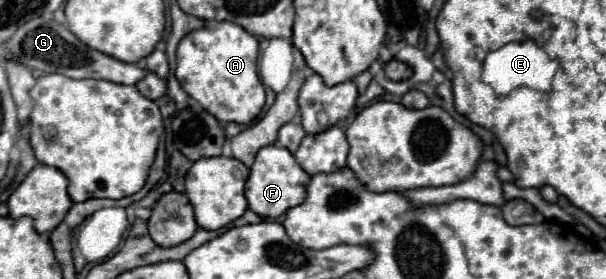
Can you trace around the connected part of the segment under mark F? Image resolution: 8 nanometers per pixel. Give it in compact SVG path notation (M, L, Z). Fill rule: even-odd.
M271 144L257 152L257 158L251 166L249 180L245 184L245 198L249 202L249 208L255 214L259 214L261 218L279 218L289 208L301 204L305 200L309 180L311 178L307 176L307 172L303 172L303 168L299 168L299 164L295 162L295 156L287 148Z

